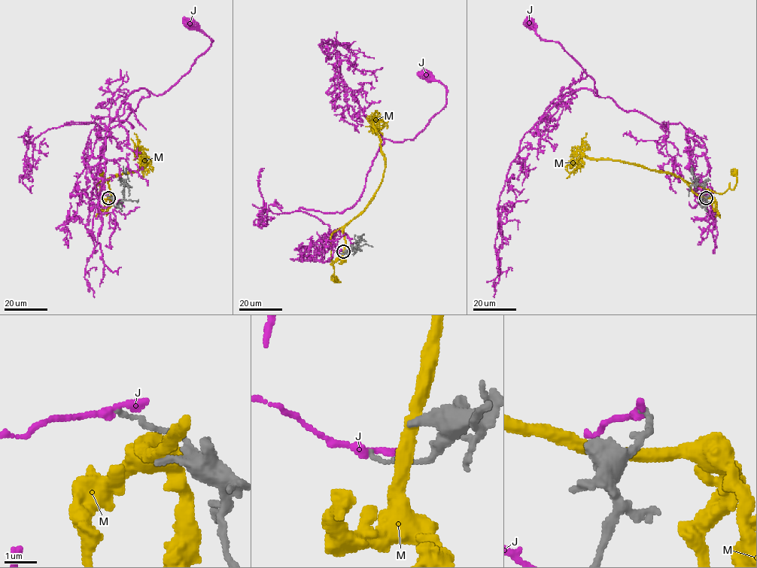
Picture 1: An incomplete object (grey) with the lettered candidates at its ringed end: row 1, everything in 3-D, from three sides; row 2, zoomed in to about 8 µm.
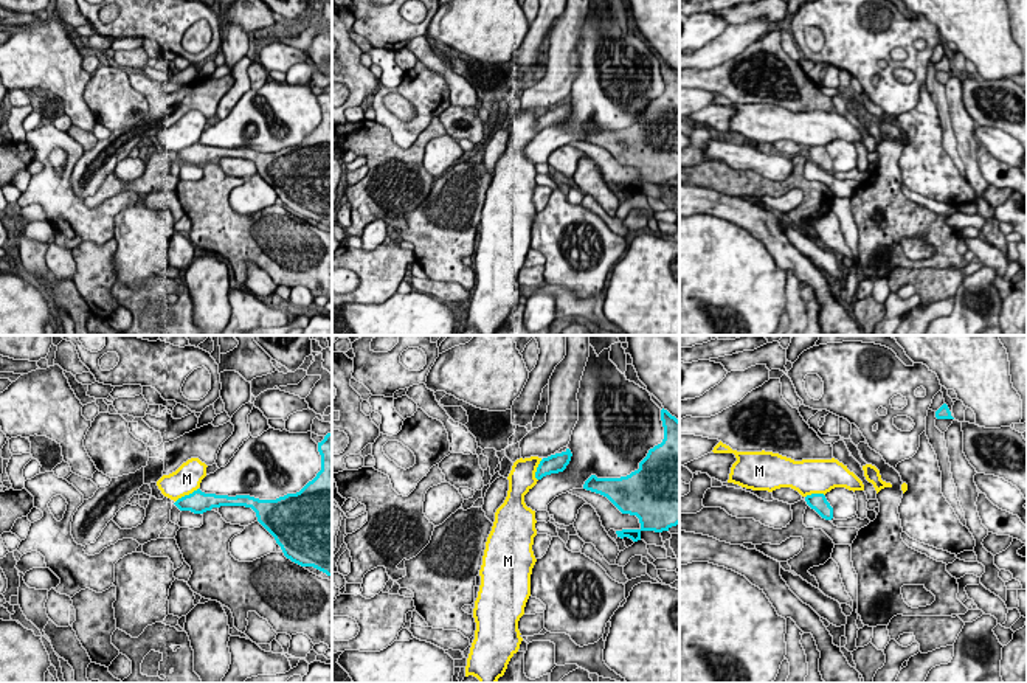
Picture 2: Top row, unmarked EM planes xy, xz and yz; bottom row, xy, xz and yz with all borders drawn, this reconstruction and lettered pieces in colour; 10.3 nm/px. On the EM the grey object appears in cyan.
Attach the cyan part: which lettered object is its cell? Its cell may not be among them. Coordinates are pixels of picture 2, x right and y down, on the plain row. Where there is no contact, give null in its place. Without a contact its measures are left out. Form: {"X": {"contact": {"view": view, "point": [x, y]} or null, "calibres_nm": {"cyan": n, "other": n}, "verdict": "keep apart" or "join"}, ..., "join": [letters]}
{"J": {"contact": null, "verdict": "keep apart"}, "M": {"contact": {"view": "xy", "point": [186, 148]}, "calibres_nm": {"cyan": 240, "other": 300}, "verdict": "keep apart"}, "join": []}

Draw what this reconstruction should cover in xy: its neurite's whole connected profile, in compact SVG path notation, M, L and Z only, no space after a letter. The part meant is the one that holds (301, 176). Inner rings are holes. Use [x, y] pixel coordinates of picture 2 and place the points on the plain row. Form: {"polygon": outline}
{"polygon": "M332 85L318 95L321 123L299 144L276 152L259 152L250 147L216 147L200 141L178 151L174 157L180 163L203 166L220 158L245 158L256 165L258 174L275 189L284 208L301 219L313 219L332 228Z"}

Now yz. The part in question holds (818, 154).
{"polygon": "M811 146L805 149L807 157L814 161L822 171L833 171L833 160L827 154L824 146Z"}

